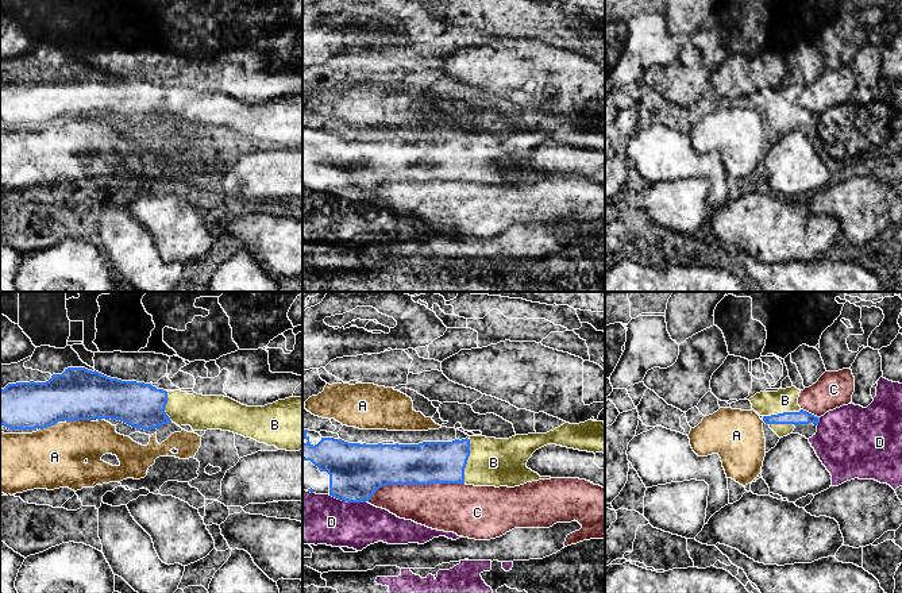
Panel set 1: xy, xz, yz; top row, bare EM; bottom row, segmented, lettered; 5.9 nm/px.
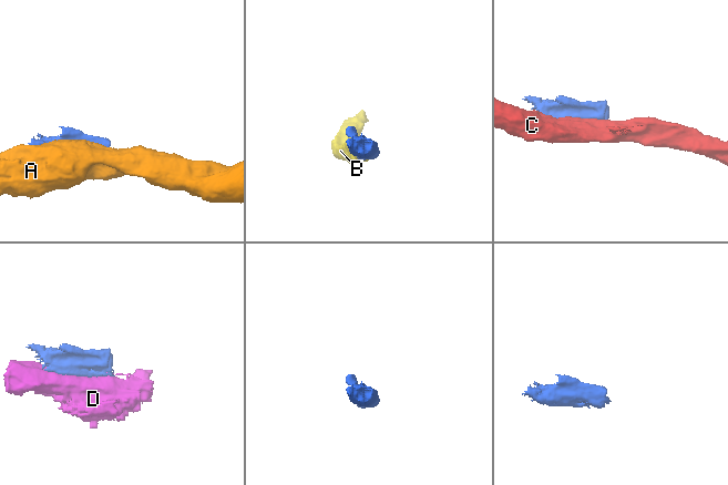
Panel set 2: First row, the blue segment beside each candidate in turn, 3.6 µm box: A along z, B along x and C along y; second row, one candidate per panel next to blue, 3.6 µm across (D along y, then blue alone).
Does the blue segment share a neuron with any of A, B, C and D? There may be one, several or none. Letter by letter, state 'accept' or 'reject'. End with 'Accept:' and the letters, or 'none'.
A: reject
B: accept
C: reject
D: reject
Accept: B

